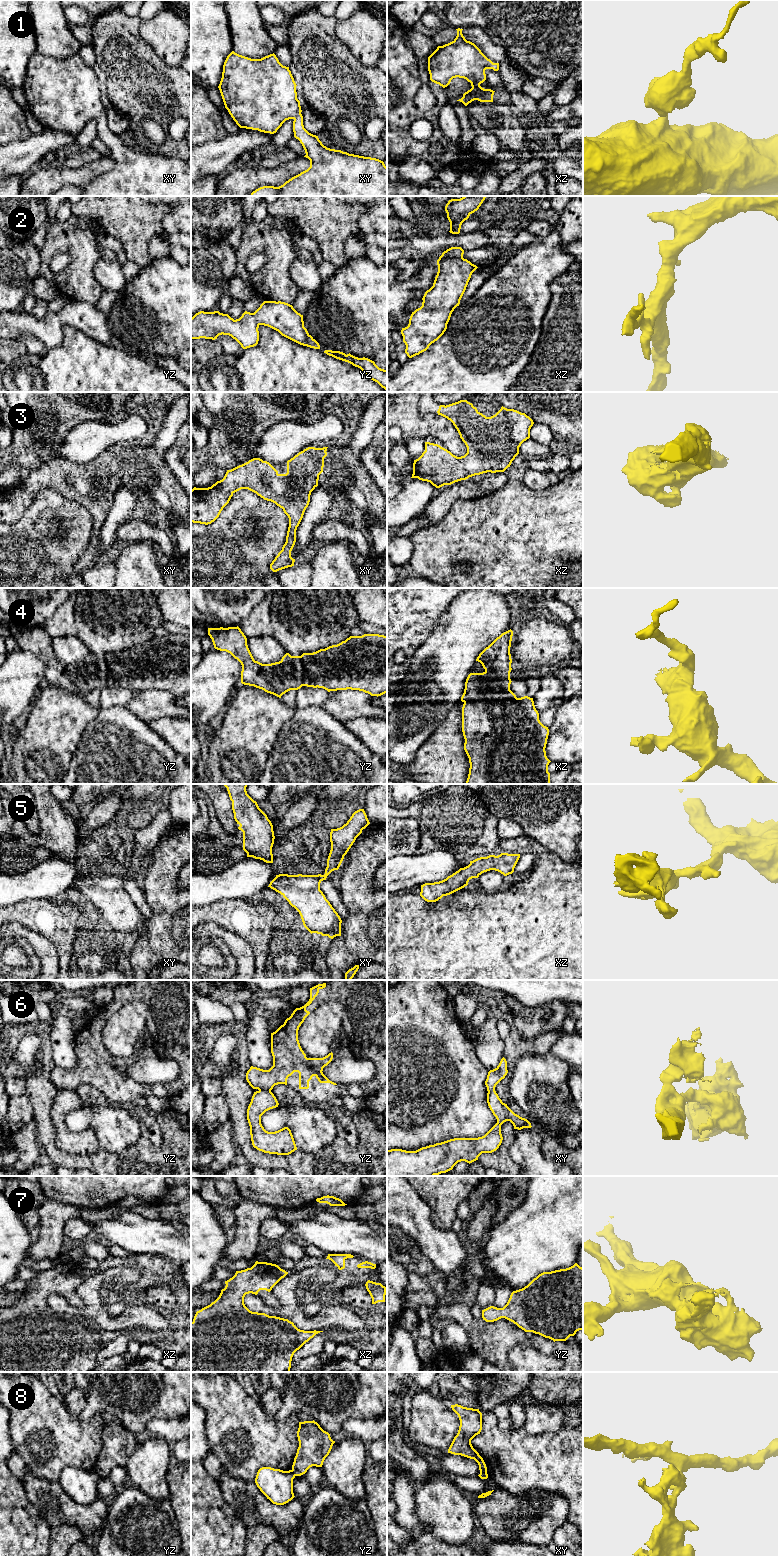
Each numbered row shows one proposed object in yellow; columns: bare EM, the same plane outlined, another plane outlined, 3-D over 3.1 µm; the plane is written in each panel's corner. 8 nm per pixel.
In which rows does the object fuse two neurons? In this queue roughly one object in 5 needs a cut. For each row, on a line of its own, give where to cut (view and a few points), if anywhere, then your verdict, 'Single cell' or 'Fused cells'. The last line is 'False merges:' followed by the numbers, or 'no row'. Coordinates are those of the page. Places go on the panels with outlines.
1: No split. Single cell
2: No split. Single cell
3: No split. Single cell
4: No split. Single cell
5: No split. Single cell
6: Split along yz (259, 1089), (270, 1091). Fused cells
7: No split. Single cell
8: Split along yz (291, 1470), (295, 1475). Fused cells
False merges: 6, 8

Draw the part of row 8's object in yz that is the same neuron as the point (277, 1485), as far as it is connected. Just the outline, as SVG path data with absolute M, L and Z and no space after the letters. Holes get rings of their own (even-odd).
M262 1467L257 1472L255 1483L273 1504L284 1505L295 1497L293 1493L294 1478L292 1470L283 1471Z

